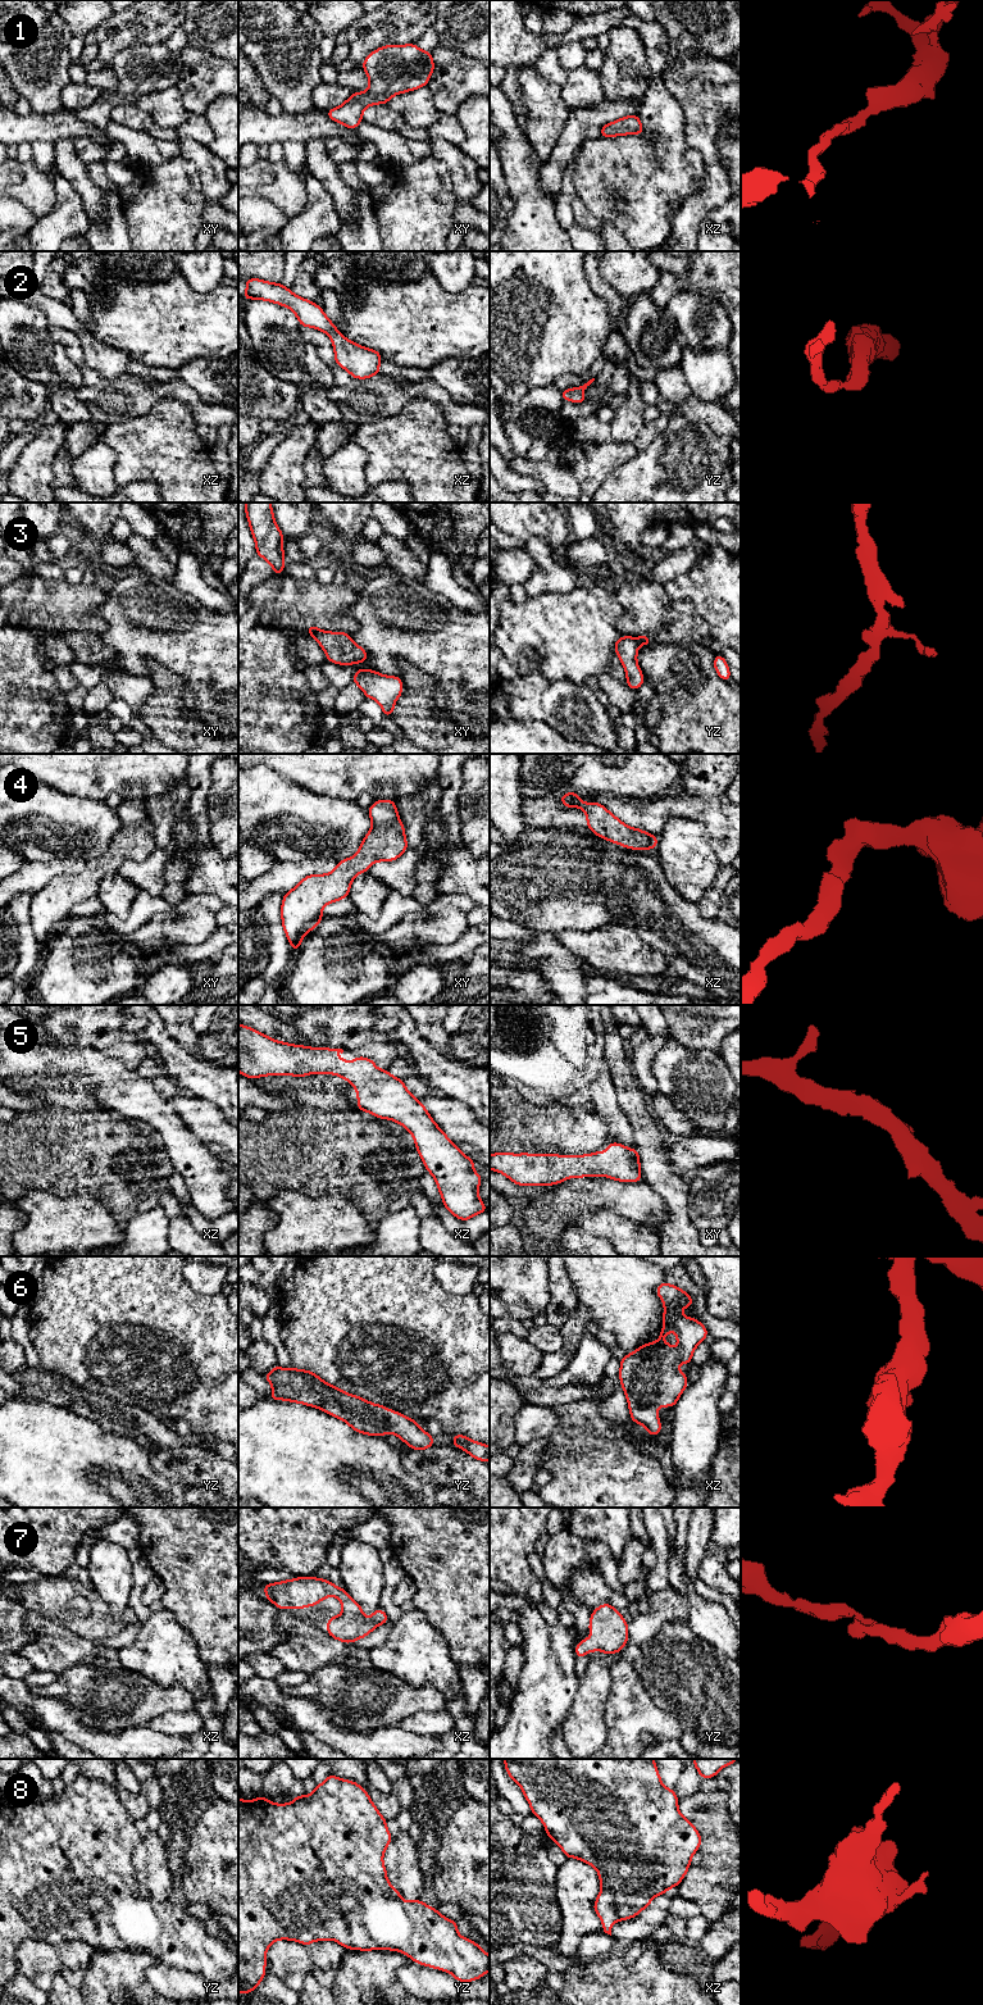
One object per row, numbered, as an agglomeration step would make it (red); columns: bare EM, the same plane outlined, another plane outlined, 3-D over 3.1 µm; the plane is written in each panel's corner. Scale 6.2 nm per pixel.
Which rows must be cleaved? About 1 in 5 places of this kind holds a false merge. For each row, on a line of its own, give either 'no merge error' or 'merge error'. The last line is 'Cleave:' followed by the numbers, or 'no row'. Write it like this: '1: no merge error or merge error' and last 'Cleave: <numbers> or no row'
1: no merge error
2: no merge error
3: no merge error
4: no merge error
5: no merge error
6: no merge error
7: no merge error
8: no merge error
Cleave: no row

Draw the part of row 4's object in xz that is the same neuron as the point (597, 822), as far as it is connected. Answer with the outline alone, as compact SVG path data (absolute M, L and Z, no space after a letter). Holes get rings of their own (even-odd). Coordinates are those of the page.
M568 792L560 796L566 808L582 808L587 817L587 826L596 836L633 850L656 849L657 836L638 828L631 828L604 805L583 803L578 794Z

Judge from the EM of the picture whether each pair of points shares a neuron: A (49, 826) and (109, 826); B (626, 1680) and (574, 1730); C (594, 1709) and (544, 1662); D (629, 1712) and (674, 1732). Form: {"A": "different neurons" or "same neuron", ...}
{"A": "same neuron", "B": "different neurons", "C": "different neurons", "D": "same neuron"}

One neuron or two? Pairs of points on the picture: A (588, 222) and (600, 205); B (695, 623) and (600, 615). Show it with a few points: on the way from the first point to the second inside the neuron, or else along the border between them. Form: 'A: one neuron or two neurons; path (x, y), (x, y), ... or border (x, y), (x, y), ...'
A: two neurons; border (577, 195), (585, 207), (601, 222)
B: two neurons; border (613, 586), (613, 596), (624, 612)

